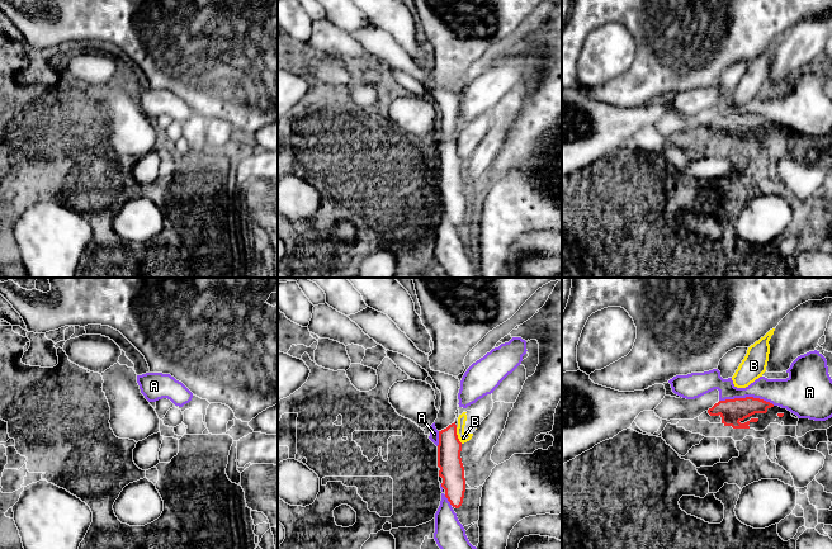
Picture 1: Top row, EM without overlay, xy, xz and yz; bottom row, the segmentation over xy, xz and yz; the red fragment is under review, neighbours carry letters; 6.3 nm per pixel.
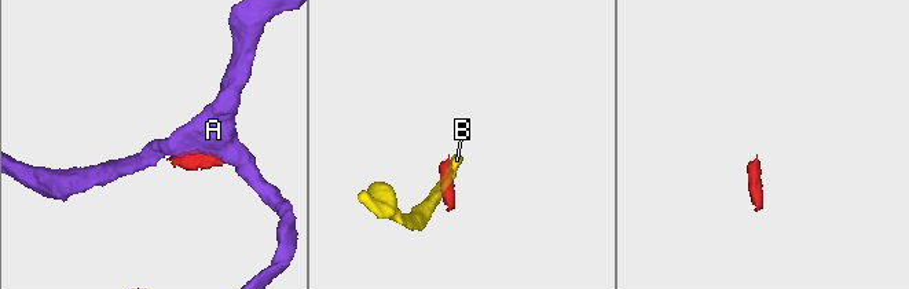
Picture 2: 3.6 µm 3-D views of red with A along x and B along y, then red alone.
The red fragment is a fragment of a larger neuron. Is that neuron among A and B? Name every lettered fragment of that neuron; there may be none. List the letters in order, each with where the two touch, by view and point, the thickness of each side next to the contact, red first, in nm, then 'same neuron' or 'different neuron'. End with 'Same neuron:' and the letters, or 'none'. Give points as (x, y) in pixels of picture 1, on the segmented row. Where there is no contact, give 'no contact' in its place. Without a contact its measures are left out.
A: contact yz (747, 397); calibres 160 and 190 nm; different neuron
B: contact xz (457, 435); calibres 160 and 70 nm; different neuron
Same neuron: none

